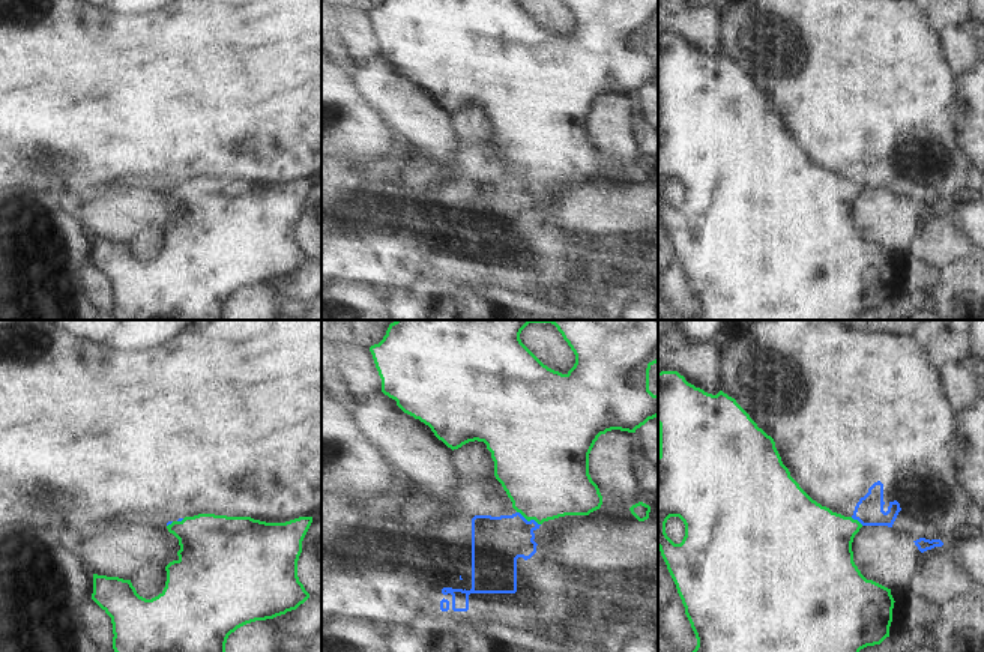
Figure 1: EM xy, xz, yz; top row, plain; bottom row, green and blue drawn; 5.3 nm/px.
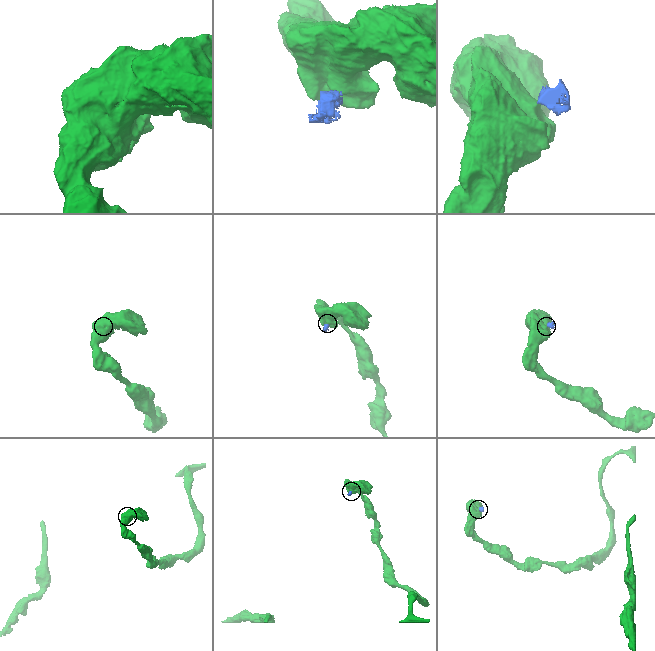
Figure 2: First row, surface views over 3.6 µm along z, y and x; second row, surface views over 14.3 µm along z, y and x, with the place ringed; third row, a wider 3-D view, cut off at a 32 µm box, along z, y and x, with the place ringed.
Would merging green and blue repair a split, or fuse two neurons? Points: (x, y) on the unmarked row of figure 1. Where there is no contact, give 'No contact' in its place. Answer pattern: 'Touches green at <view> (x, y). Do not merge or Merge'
Touches green at xz (529, 184). Do not merge

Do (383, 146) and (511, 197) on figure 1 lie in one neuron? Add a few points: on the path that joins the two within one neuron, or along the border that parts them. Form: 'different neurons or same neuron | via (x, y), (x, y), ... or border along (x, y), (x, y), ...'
different neurons | border along (395, 150), (362, 166)

